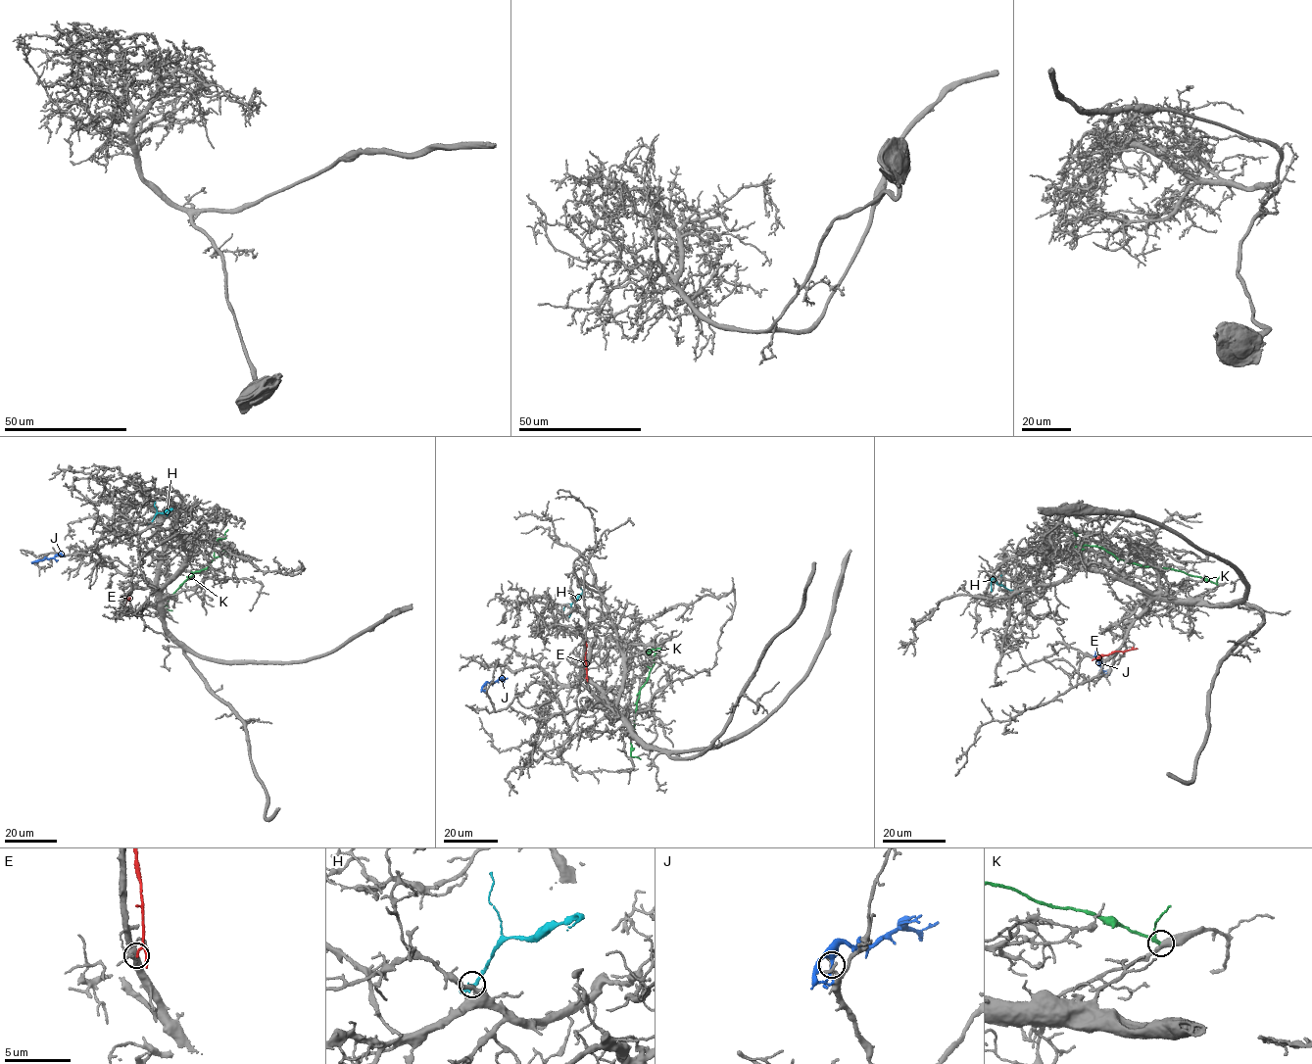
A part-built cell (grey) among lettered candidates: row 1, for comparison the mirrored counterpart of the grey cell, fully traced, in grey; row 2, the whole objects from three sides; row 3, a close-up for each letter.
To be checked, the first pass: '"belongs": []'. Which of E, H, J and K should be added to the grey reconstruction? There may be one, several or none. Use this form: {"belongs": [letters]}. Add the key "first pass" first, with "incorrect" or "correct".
{"first pass": "correct", "belongs": []}

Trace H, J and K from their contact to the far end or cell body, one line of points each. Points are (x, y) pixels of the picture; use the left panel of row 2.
H: (151, 522), (157, 513), (170, 508), (167, 515)
J: (37, 561), (60, 554), (64, 556)
K: (161, 610), (180, 584), (219, 556), (223, 551), (218, 540), (224, 537), (227, 529)

